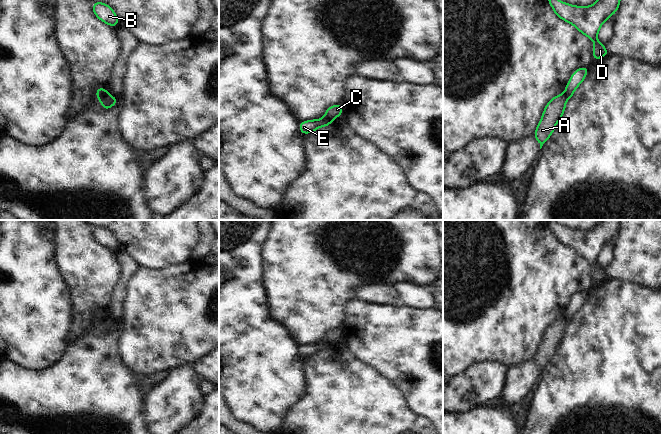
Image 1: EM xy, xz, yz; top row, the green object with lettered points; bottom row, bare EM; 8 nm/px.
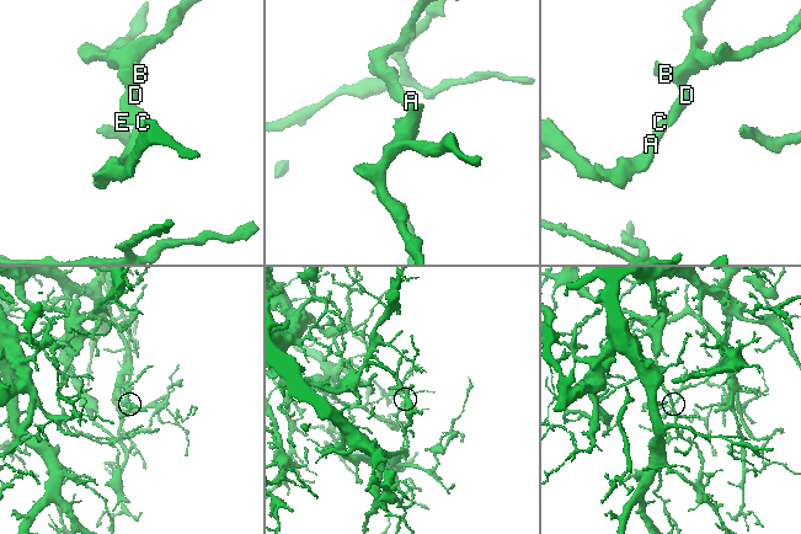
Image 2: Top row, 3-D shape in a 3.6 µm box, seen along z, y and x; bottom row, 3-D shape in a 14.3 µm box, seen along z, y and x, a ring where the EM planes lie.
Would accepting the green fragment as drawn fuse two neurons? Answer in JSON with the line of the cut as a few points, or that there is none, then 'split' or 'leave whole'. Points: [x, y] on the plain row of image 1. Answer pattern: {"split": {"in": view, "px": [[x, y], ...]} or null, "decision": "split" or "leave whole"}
{"split": {"in": "xy", "px": [[106, 315], [98, 322]]}, "decision": "split"}

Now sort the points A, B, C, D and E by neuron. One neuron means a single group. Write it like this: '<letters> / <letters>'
A C / B D E

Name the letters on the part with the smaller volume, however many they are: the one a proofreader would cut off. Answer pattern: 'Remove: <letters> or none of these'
Remove: A, C

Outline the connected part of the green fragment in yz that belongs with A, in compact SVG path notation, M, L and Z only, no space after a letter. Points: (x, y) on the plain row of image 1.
M560 318L552 322L546 329L541 345L537 349L534 357L536 364L540 368L540 373L543 368L549 363L553 357L557 346L561 343L568 322L565 318Z

